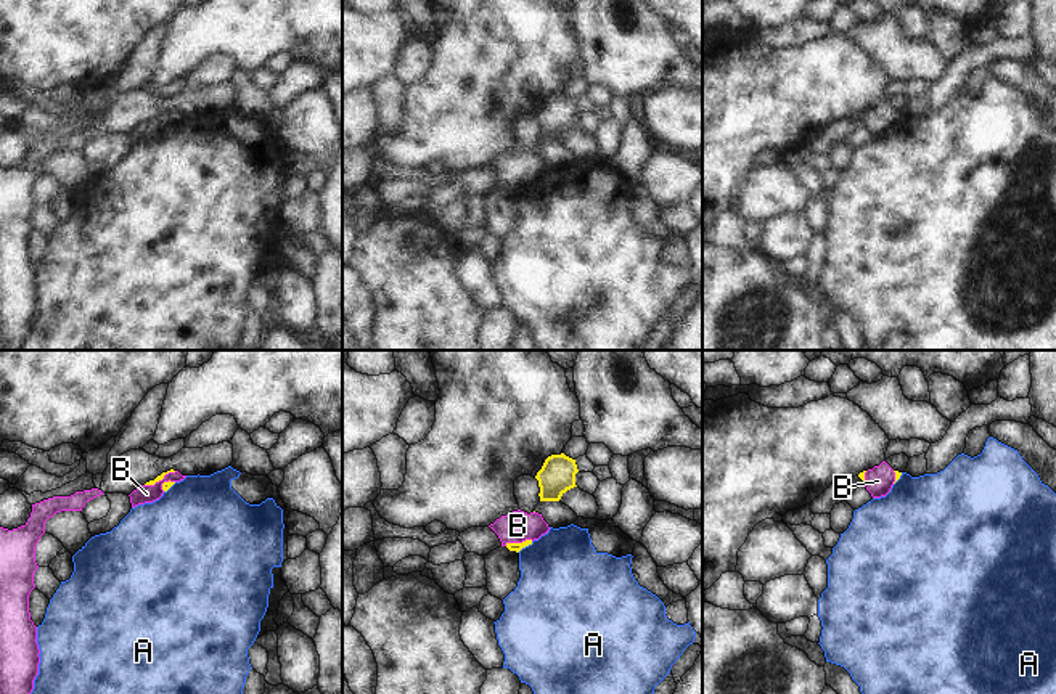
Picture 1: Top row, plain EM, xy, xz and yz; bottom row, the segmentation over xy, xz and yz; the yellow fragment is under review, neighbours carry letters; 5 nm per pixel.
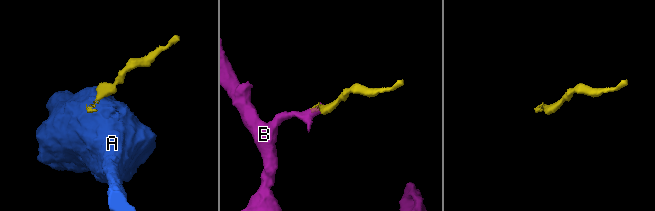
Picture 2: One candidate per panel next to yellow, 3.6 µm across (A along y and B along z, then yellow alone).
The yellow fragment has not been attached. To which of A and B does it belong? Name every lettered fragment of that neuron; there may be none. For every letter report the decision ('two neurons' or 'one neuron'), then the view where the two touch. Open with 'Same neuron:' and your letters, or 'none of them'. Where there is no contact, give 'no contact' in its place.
Same neuron: B
A: two neurons; contact in xz
B: one neuron; contact in xz

